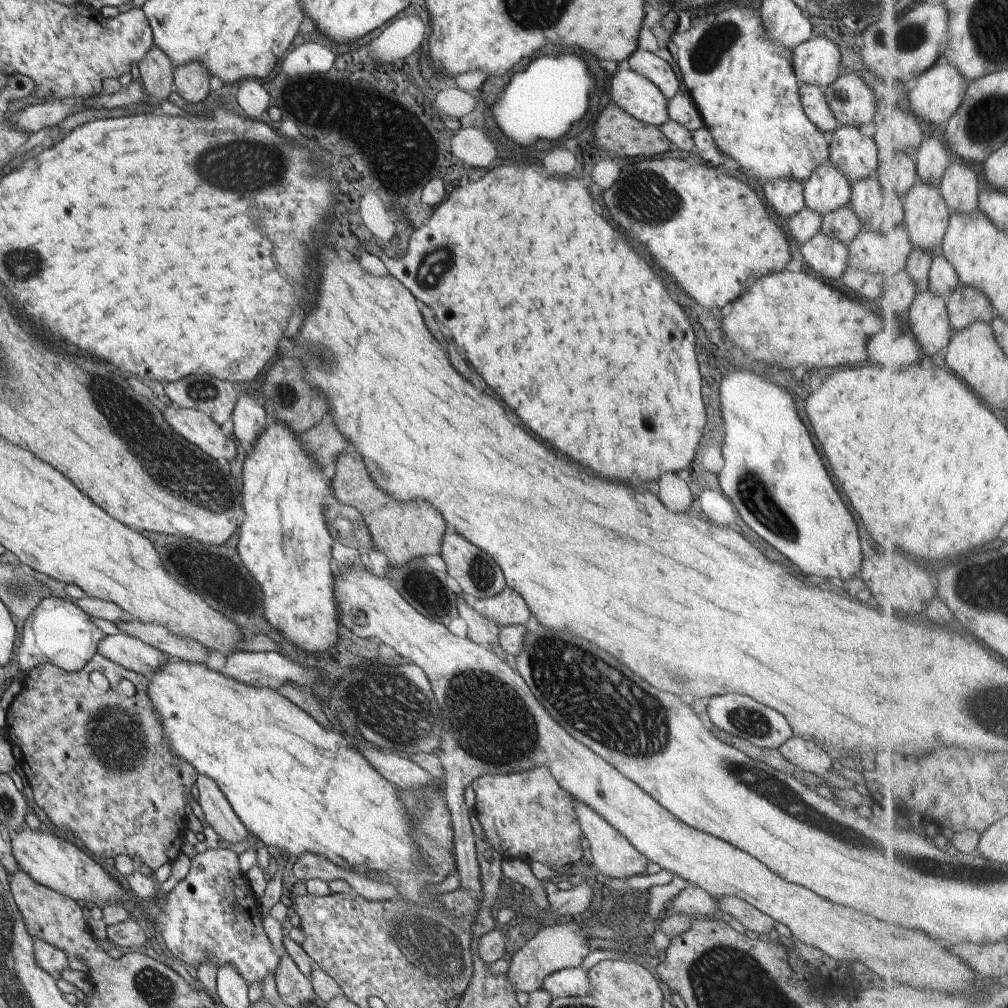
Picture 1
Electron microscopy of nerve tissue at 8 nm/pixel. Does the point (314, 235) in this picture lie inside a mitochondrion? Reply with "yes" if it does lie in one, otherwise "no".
no

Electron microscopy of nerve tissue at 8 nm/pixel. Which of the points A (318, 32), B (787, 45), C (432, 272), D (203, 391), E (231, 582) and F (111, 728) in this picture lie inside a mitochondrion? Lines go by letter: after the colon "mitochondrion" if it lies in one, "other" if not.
A: other
B: other
C: mitochondrion
D: mitochondrion
E: mitochondrion
F: mitochondrion

